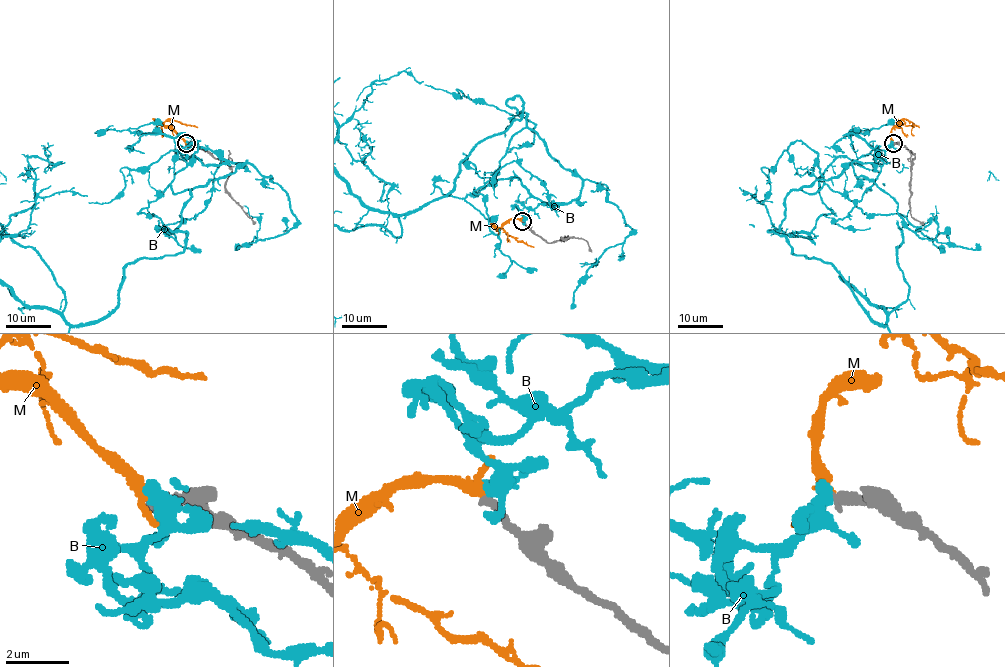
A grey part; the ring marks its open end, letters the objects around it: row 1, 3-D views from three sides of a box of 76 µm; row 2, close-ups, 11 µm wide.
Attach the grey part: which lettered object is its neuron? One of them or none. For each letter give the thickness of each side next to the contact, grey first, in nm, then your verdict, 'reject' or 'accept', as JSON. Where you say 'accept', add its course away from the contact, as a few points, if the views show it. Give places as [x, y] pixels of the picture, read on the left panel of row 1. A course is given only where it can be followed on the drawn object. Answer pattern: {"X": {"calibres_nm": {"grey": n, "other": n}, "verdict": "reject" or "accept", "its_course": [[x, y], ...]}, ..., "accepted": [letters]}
{"B": {"calibres_nm": {"grey": 320, "other": 400}, "verdict": "reject"}, "M": {"calibres_nm": {"grey": 320, "other": 260}, "verdict": "accept", "its_course": [[186, 142], [164, 122], [173, 119], [198, 127]]}, "accepted": ["M"]}

